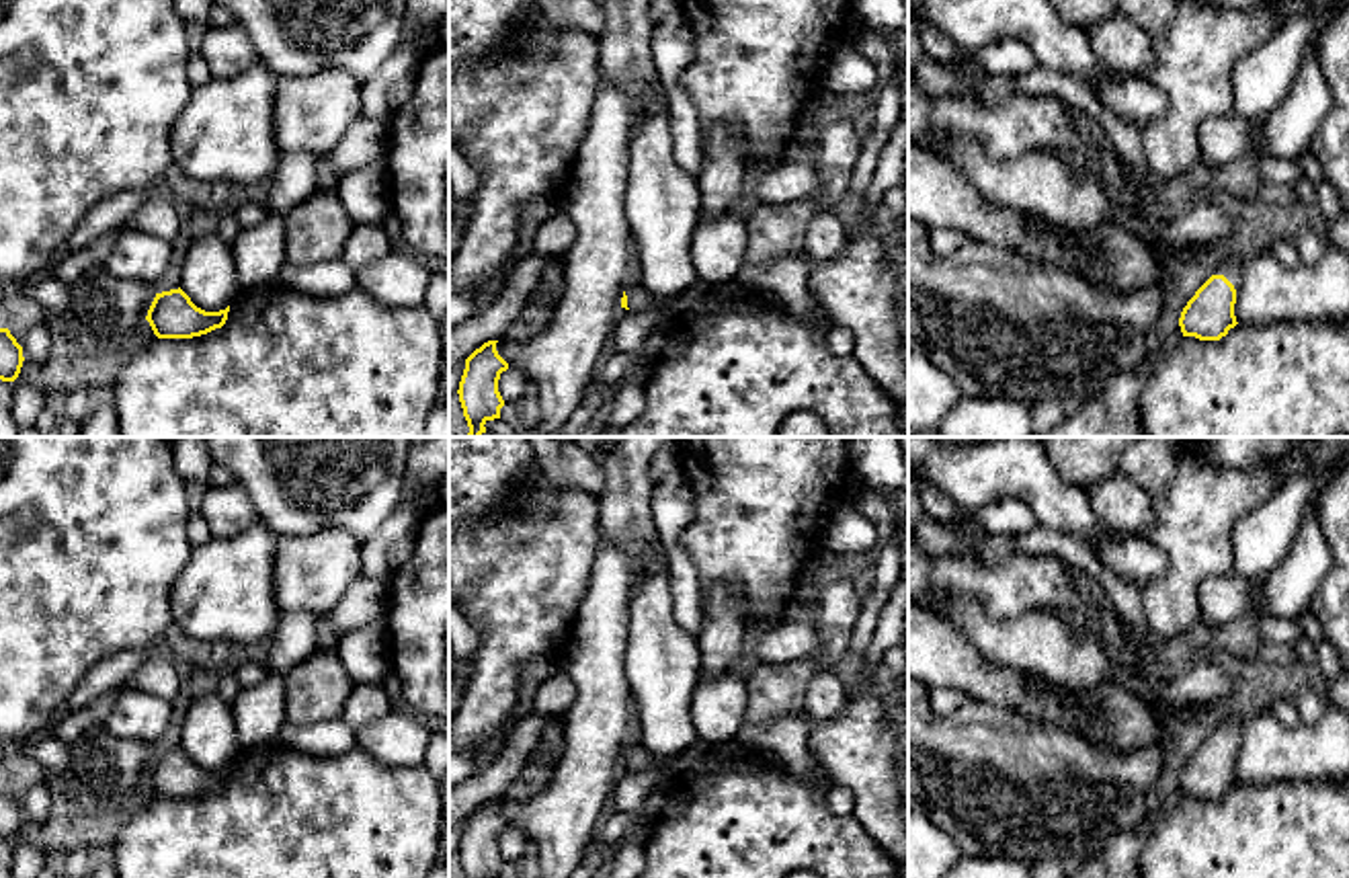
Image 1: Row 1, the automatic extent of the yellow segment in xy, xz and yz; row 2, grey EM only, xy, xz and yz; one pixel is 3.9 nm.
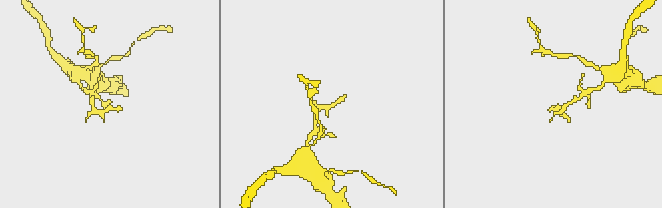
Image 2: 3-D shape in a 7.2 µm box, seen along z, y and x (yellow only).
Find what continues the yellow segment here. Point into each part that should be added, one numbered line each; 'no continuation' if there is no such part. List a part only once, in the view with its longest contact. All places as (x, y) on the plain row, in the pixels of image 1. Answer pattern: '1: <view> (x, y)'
1: yz (1231, 723)

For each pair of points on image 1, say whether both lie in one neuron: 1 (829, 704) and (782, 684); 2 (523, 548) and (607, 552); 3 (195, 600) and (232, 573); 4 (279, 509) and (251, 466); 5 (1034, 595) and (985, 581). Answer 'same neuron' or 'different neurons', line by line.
1: different neurons
2: different neurons
3: same neuron
4: same neuron
5: same neuron

